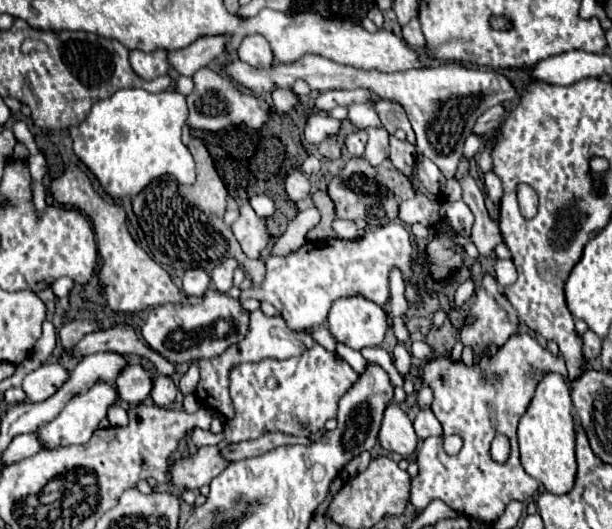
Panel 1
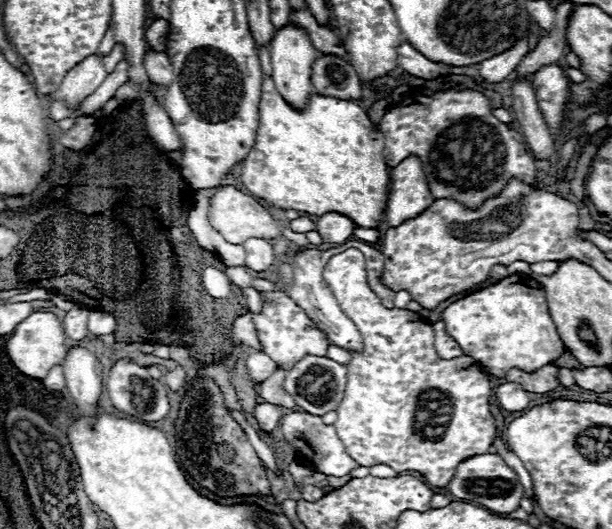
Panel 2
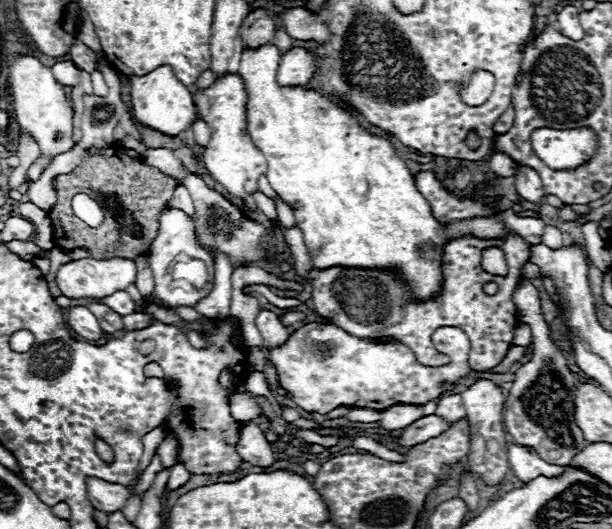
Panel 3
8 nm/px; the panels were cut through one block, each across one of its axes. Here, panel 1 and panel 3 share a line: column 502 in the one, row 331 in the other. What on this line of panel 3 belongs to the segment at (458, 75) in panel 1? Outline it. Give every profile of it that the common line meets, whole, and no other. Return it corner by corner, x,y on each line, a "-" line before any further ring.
72,306
70,308
70,312
68,312
68,326
76,334
80,334
80,336
84,336
88,340
98,340
102,336
102,328
100,328
96,316
84,306

